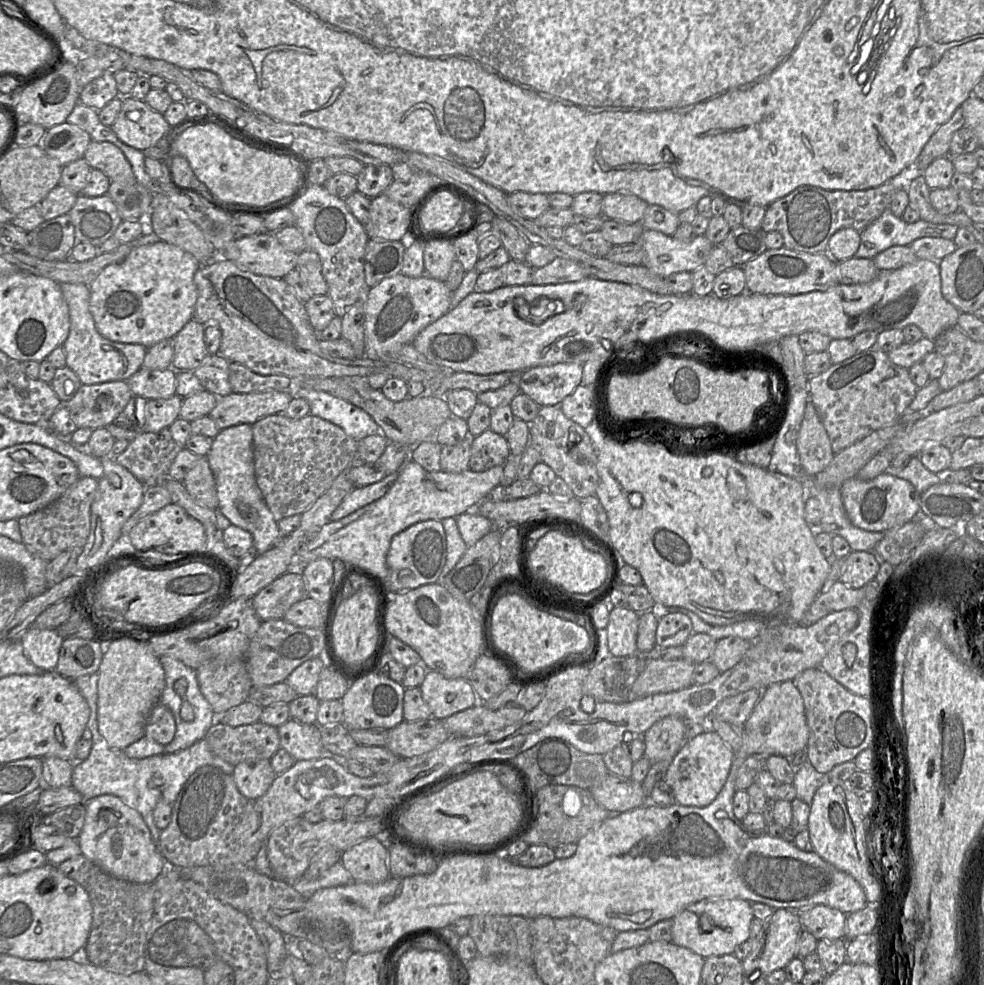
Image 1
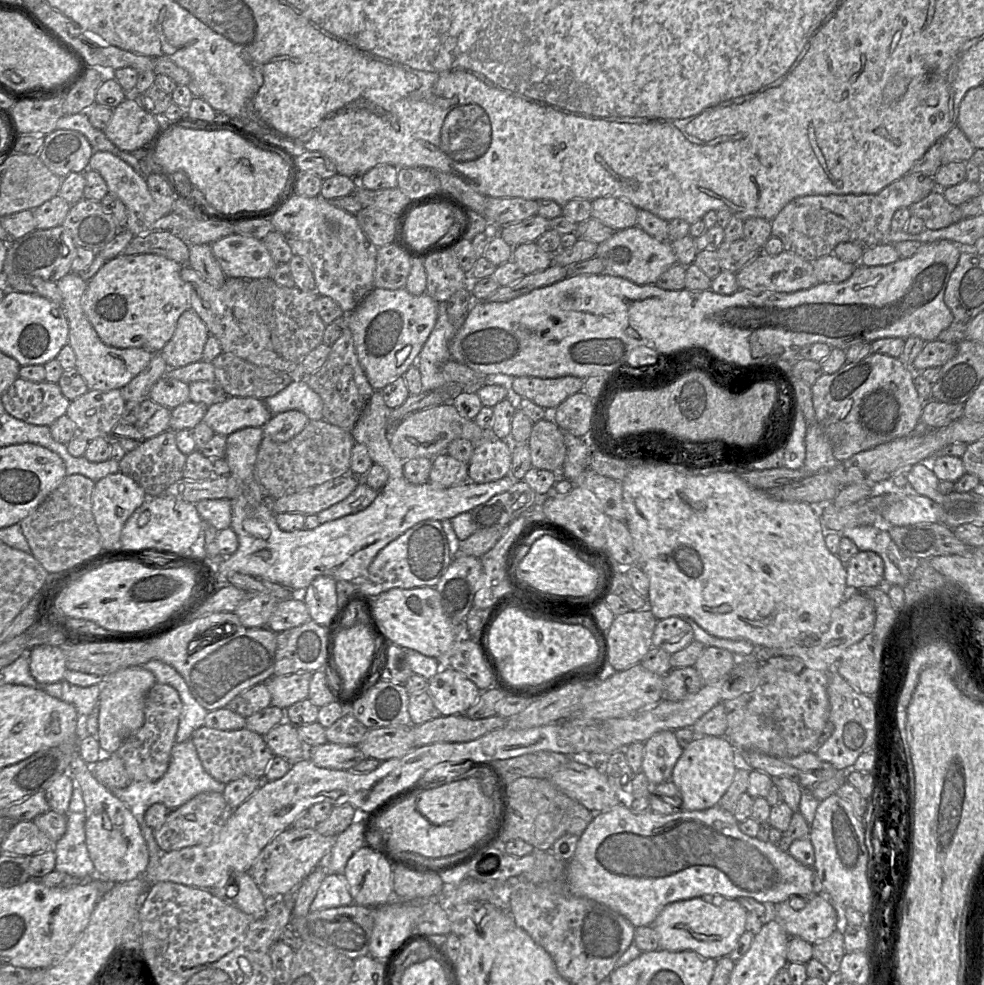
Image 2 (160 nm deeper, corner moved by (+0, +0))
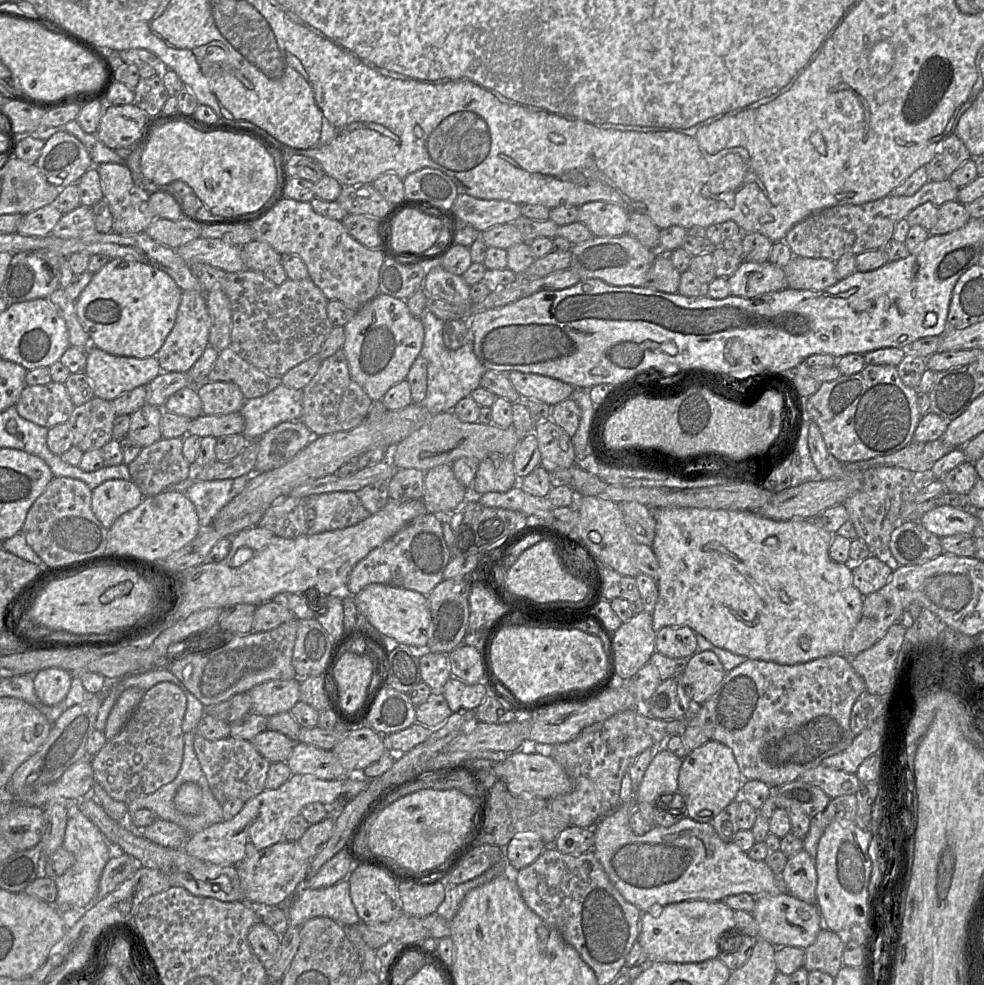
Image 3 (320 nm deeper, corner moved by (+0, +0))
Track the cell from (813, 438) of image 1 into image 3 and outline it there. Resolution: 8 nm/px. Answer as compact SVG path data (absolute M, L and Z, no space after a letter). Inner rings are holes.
M662 508L652 511L656 533L651 548L659 564L658 599L652 614L656 634L663 627L687 626L718 648L750 660L771 661L782 665L796 665L842 653L846 638L861 618L864 596L853 585L851 564L837 563L829 556L834 534L818 527L809 519L775 521L752 511L709 508Z

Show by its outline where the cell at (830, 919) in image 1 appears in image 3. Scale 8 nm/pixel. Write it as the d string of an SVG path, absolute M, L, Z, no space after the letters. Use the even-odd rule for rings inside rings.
M787 892L754 897L756 905L751 914L757 923L758 937L775 947L793 946L806 949L814 943L819 931L824 927L816 904L808 904Z

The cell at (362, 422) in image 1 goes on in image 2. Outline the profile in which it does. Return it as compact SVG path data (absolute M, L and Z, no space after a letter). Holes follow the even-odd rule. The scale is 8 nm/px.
M293 380L283 390L264 401L272 415L298 410L310 420L323 419L323 401L306 380Z

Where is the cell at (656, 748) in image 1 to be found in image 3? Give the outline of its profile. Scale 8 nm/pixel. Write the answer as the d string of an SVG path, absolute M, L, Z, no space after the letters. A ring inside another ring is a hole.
M658 747L636 792L637 802L656 804L662 795L678 792L678 775L683 759Z

